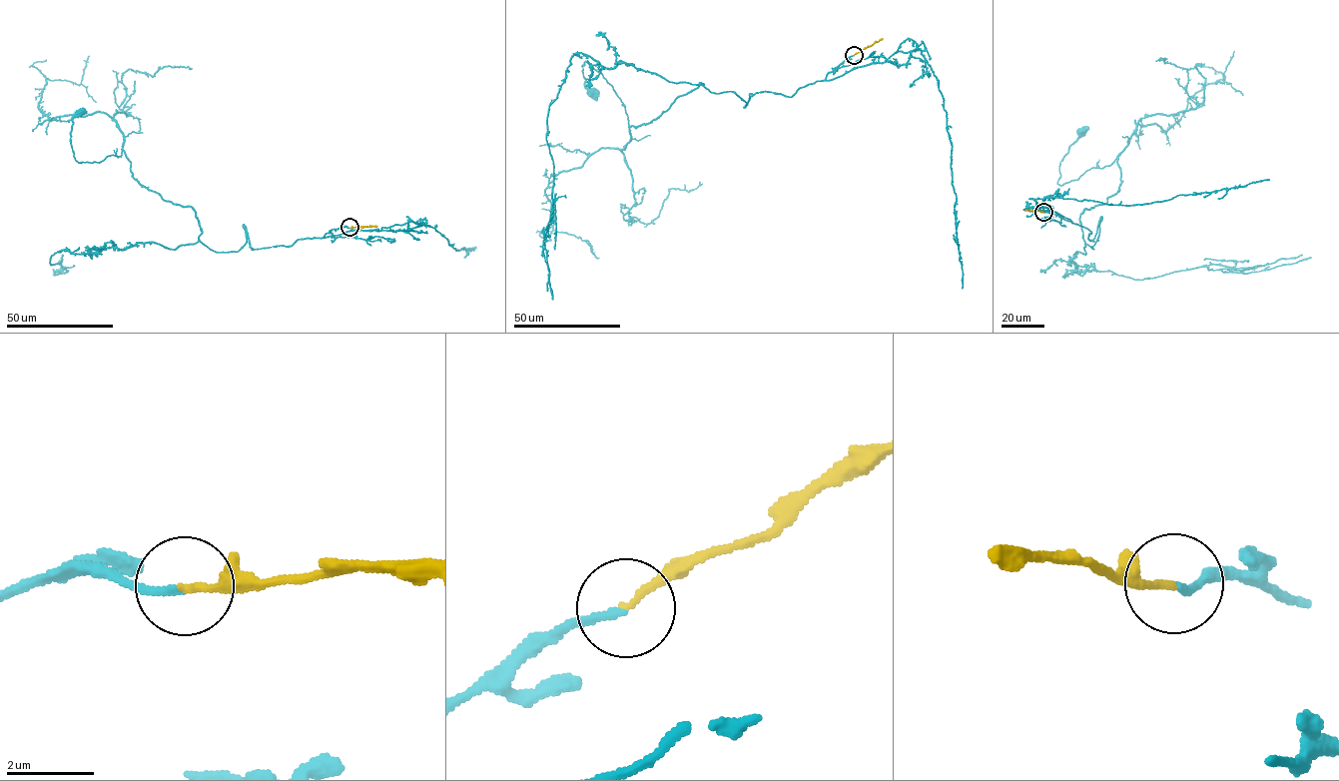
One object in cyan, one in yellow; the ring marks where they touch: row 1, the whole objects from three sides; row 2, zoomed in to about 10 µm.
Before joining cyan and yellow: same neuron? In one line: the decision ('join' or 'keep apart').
join

